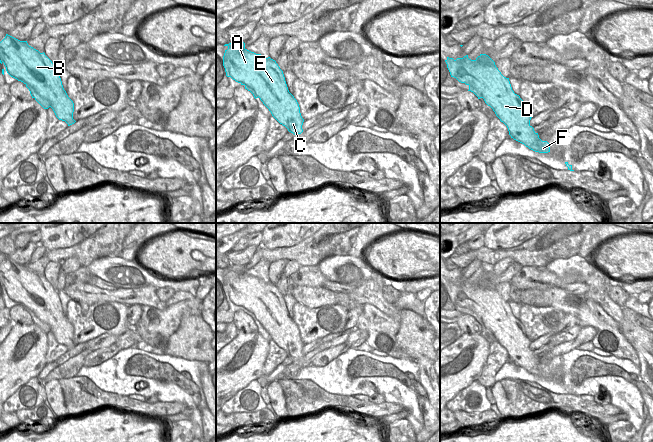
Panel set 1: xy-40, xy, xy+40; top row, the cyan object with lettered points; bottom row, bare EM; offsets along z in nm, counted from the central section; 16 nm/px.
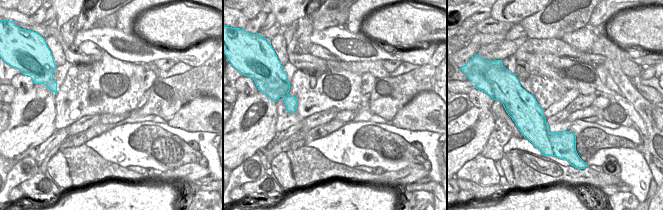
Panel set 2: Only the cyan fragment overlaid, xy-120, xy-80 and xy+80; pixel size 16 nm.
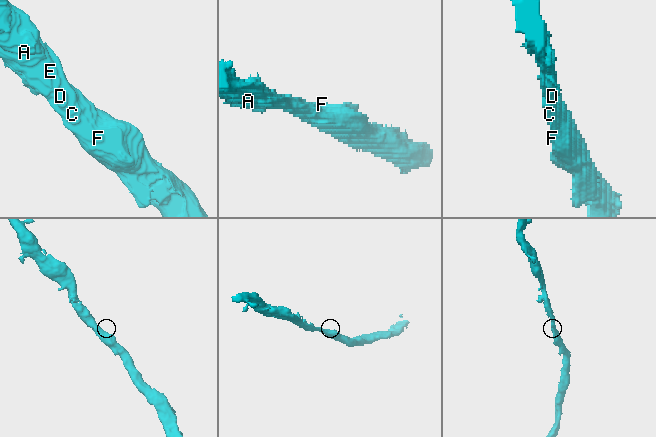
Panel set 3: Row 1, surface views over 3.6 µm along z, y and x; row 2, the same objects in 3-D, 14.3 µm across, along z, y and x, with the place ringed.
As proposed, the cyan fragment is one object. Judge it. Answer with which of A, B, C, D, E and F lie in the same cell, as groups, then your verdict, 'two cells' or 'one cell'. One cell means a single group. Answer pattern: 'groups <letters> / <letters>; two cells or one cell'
groups A B C D E F; one cell

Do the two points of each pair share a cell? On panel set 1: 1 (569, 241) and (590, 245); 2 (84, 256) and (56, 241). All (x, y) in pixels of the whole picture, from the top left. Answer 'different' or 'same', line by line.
1: different
2: different

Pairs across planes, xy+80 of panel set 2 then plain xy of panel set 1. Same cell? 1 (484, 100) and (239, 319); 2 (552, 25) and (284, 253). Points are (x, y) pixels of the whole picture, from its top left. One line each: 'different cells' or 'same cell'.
1: same cell
2: same cell

